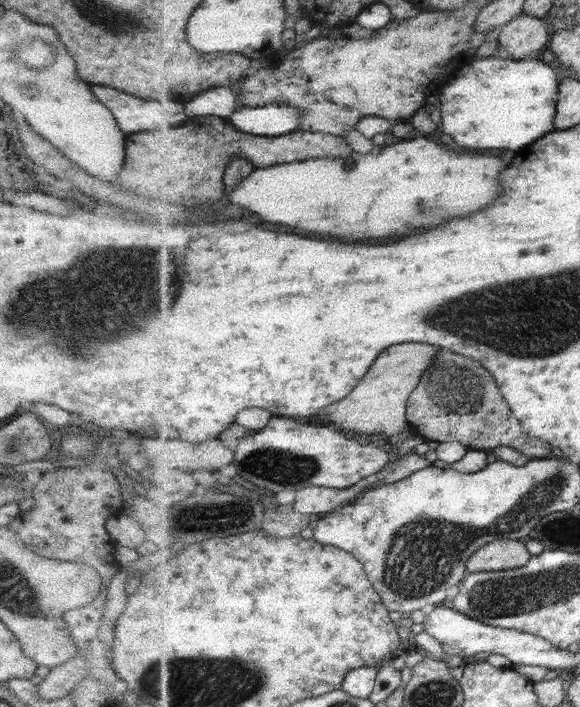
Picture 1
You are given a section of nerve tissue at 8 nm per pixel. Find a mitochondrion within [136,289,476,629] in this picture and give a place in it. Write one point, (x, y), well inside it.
(273, 467)

